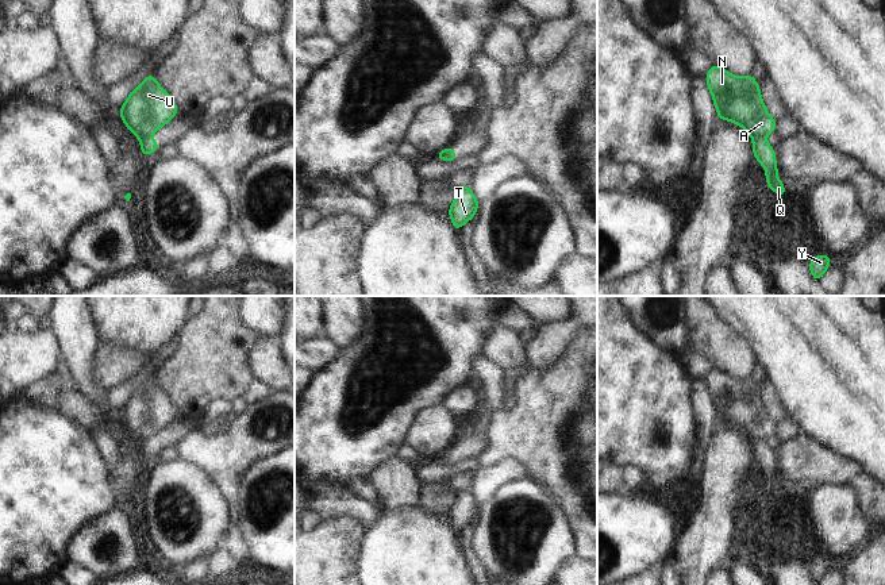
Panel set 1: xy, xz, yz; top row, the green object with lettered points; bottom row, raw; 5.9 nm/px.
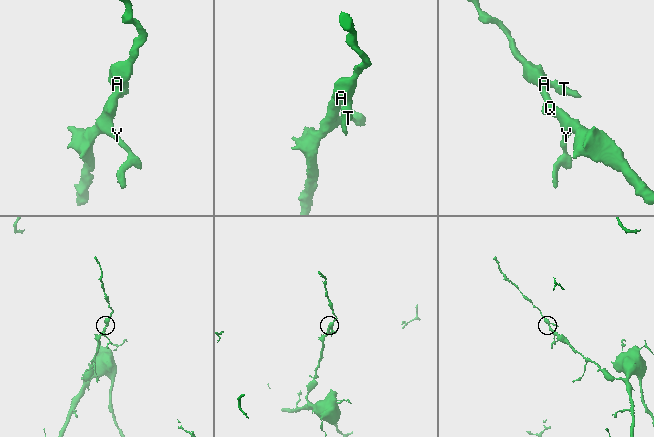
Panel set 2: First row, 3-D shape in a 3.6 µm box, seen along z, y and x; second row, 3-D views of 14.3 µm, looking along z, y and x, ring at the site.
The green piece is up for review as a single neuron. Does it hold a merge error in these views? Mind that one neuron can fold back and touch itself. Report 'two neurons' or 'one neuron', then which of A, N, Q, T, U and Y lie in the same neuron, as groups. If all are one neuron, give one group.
two neurons | A N T U / Q Y

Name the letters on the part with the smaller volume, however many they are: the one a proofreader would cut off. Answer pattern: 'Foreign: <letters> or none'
Foreign: A, N, T, U

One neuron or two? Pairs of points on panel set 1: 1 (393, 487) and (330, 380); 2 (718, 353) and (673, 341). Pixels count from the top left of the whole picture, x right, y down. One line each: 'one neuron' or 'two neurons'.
1: two neurons
2: two neurons

